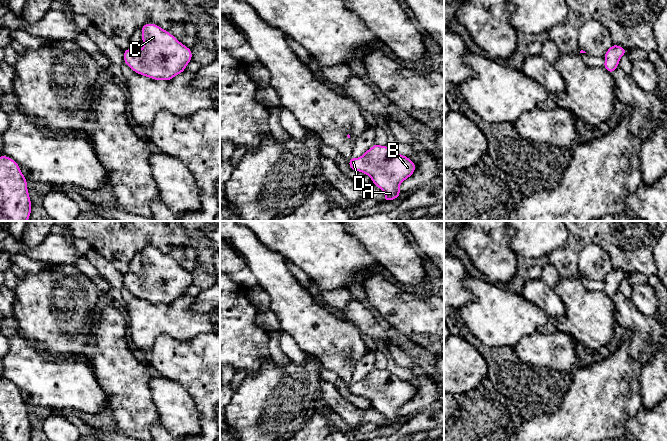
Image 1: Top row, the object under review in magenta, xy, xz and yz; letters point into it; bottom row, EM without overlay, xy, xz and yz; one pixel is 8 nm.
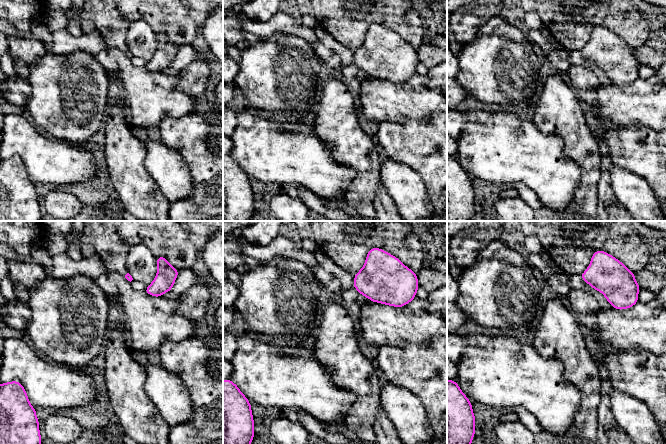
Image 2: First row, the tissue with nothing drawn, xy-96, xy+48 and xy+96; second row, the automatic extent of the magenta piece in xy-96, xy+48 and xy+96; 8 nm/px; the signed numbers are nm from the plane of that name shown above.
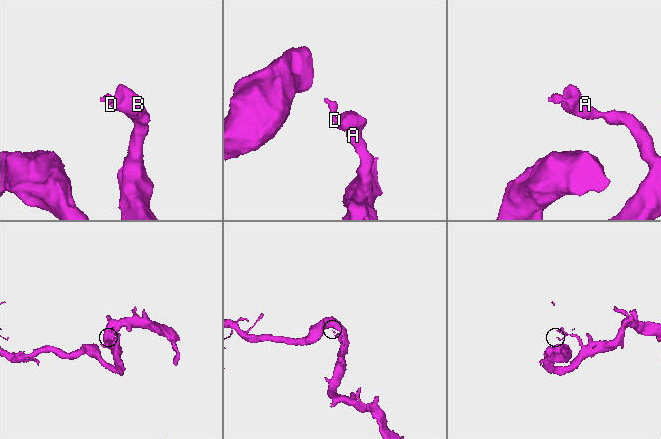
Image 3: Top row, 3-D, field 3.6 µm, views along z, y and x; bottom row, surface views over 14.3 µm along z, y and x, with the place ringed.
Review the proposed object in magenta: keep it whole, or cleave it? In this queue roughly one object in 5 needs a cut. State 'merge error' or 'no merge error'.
no merge error

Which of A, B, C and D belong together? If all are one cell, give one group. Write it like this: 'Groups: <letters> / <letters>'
Groups: A B C D

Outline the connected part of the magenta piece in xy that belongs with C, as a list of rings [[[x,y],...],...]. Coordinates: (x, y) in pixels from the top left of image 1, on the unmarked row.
[[[146,247],[141,254],[143,272],[123,275],[124,287],[153,304],[170,305],[183,297],[192,284],[192,274],[156,248]]]

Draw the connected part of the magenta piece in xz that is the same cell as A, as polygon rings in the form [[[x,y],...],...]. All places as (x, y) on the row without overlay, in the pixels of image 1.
[[[374,368],[359,382],[348,385],[353,395],[368,399],[373,408],[384,417],[384,425],[397,423],[401,418],[400,408],[416,394],[415,387],[388,370]]]

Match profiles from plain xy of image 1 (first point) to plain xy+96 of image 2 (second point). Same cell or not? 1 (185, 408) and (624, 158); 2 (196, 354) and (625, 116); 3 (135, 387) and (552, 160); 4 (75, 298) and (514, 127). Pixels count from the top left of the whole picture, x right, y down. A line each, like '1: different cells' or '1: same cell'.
1: different cells
2: different cells
3: different cells
4: different cells

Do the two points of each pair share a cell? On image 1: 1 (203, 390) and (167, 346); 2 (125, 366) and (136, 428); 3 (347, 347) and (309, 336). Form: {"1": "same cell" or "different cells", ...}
{"1": "same cell", "2": "same cell", "3": "same cell"}

